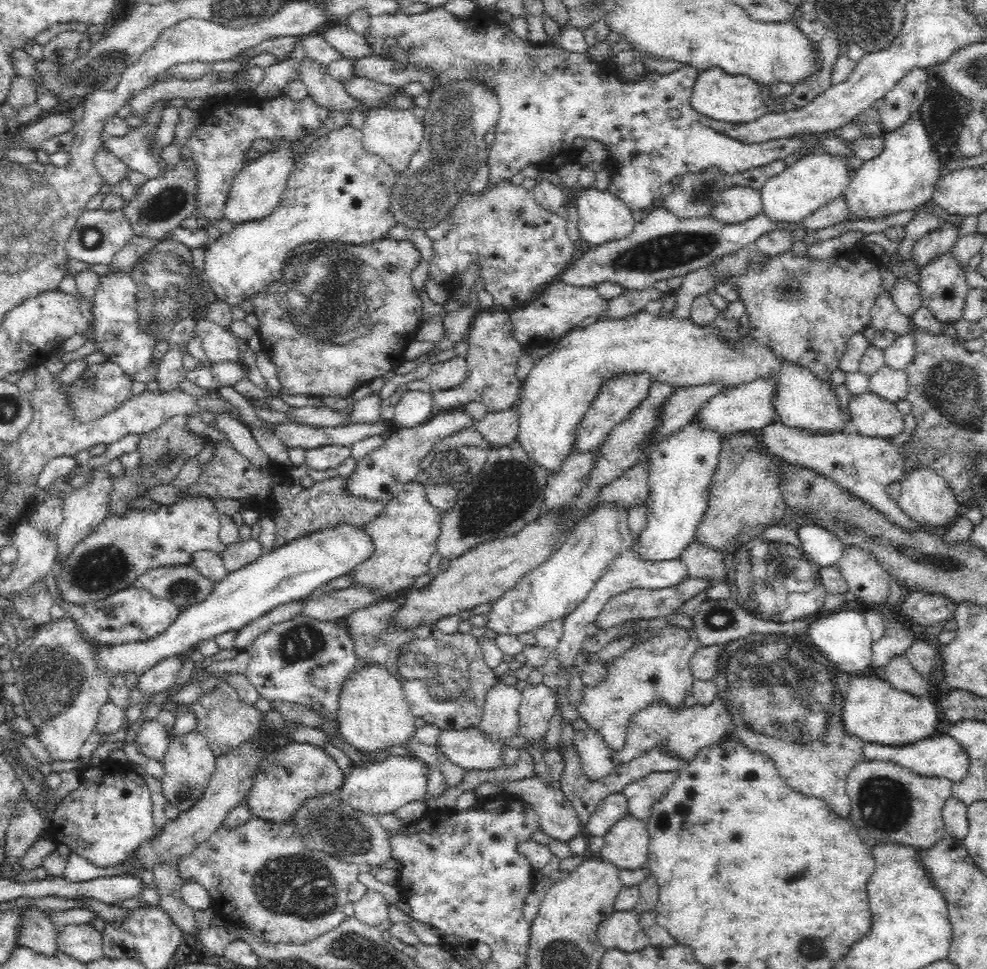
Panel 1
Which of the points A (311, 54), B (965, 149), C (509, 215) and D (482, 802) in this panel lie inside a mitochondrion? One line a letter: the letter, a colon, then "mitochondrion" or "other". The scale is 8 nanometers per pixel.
A: other
B: other
C: mitochondrion
D: other

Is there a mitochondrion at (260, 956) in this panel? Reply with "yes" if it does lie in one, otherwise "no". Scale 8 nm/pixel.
no

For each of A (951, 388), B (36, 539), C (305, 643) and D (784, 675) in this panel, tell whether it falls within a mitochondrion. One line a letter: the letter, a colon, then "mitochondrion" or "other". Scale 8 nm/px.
A: mitochondrion
B: other
C: mitochondrion
D: mitochondrion

